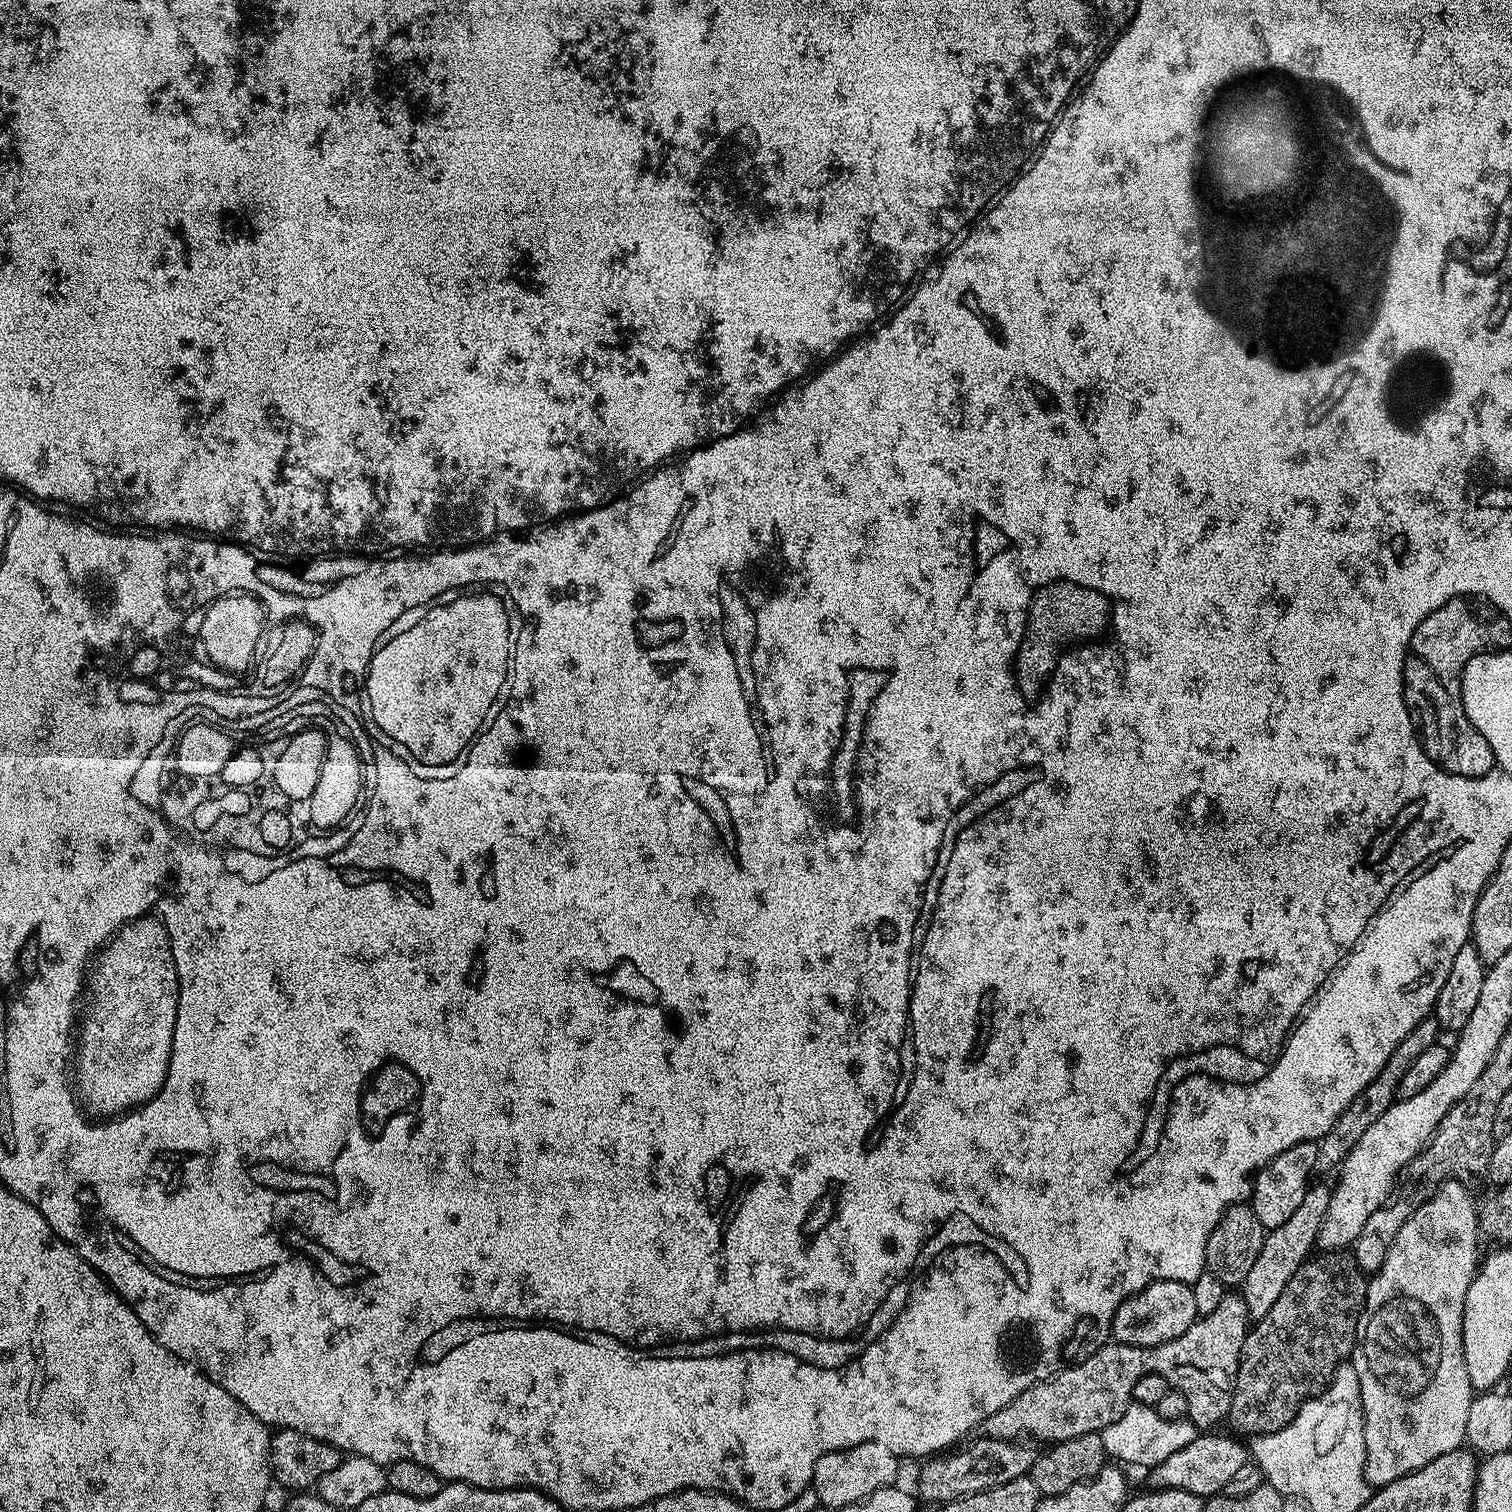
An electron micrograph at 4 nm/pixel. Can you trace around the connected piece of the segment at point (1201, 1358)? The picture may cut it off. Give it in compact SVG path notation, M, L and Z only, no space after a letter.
M1226 1294L1210 1314L1197 1318L1182 1338L1149 1348L1131 1348L1129 1344L1109 1342L1085 1360L1037 1380L1022 1390L1018 1398L984 1420L983 1435L990 1440L1019 1441L1024 1437L1033 1441L1059 1442L1091 1432L1100 1433L1125 1413L1133 1401L1135 1383L1150 1373L1162 1374L1169 1389L1180 1392L1182 1398L1186 1398L1187 1419L1195 1428L1215 1429L1212 1427L1219 1420L1224 1422L1228 1419L1232 1405L1232 1381L1249 1327L1243 1295Z

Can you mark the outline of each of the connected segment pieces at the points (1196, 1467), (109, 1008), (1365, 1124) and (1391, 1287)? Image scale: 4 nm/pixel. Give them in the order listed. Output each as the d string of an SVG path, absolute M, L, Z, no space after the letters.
M1197 1434L1190 1446L1182 1446L1182 1450L1170 1454L1170 1458L1158 1462L1147 1473L1148 1480L1153 1489L1173 1488L1174 1490L1186 1490L1190 1494L1201 1498L1211 1498L1223 1493L1226 1482L1238 1474L1250 1462L1250 1452L1235 1435L1212 1436L1216 1434Z
M144 914L139 920L125 924L95 953L86 976L88 1009L85 1012L83 1009L84 1025L78 1028L80 1044L78 1040L74 1048L74 1088L89 1113L97 1112L100 1118L115 1118L139 1108L162 1090L170 1066L179 993L168 931L163 920L155 915Z
M1431 1015L1422 1022L1418 1022L1418 1026L1414 1026L1414 1030L1410 1030L1410 1034L1406 1034L1406 1038L1402 1038L1402 1042L1398 1042L1398 1046L1394 1046L1390 1058L1386 1058L1386 1066L1382 1066L1382 1070L1378 1070L1374 1082L1370 1082L1370 1086L1366 1086L1366 1090L1362 1090L1362 1094L1358 1094L1358 1098L1354 1098L1354 1102L1350 1102L1350 1106L1346 1106L1346 1110L1342 1110L1338 1122L1334 1122L1334 1126L1330 1126L1328 1133L1316 1144L1318 1150L1317 1173L1328 1172L1332 1167L1333 1171L1344 1163L1350 1150L1354 1150L1354 1146L1358 1146L1358 1138L1362 1138L1362 1134L1366 1134L1366 1130L1370 1130L1370 1125L1378 1122L1378 1118L1382 1118L1382 1114L1386 1114L1388 1107L1397 1099L1398 1082L1402 1082L1406 1070L1410 1070L1411 1064L1422 1055L1422 1050L1437 1044L1441 1036L1440 1024L1435 1015Z
M1445 1180L1440 1188L1424 1205L1413 1207L1412 1217L1398 1230L1398 1238L1390 1246L1386 1254L1386 1262L1368 1280L1368 1293L1364 1309L1358 1322L1356 1331L1356 1345L1352 1351L1350 1362L1354 1370L1358 1370L1358 1386L1360 1387L1360 1402L1364 1411L1364 1441L1366 1442L1366 1462L1364 1463L1364 1476L1369 1485L1379 1486L1389 1484L1430 1462L1434 1458L1442 1458L1442 1454L1450 1454L1455 1448L1465 1443L1466 1421L1470 1415L1470 1402L1474 1389L1470 1382L1470 1374L1466 1370L1464 1357L1464 1343L1462 1342L1462 1318L1464 1317L1464 1303L1466 1294L1472 1285L1478 1271L1478 1256L1476 1260L1476 1240L1478 1241L1478 1208L1472 1205L1472 1196L1467 1192L1465 1185L1458 1180Z

